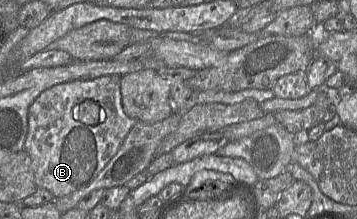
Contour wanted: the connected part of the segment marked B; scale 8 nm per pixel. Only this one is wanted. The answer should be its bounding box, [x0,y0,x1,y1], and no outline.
[24,74,137,198]

